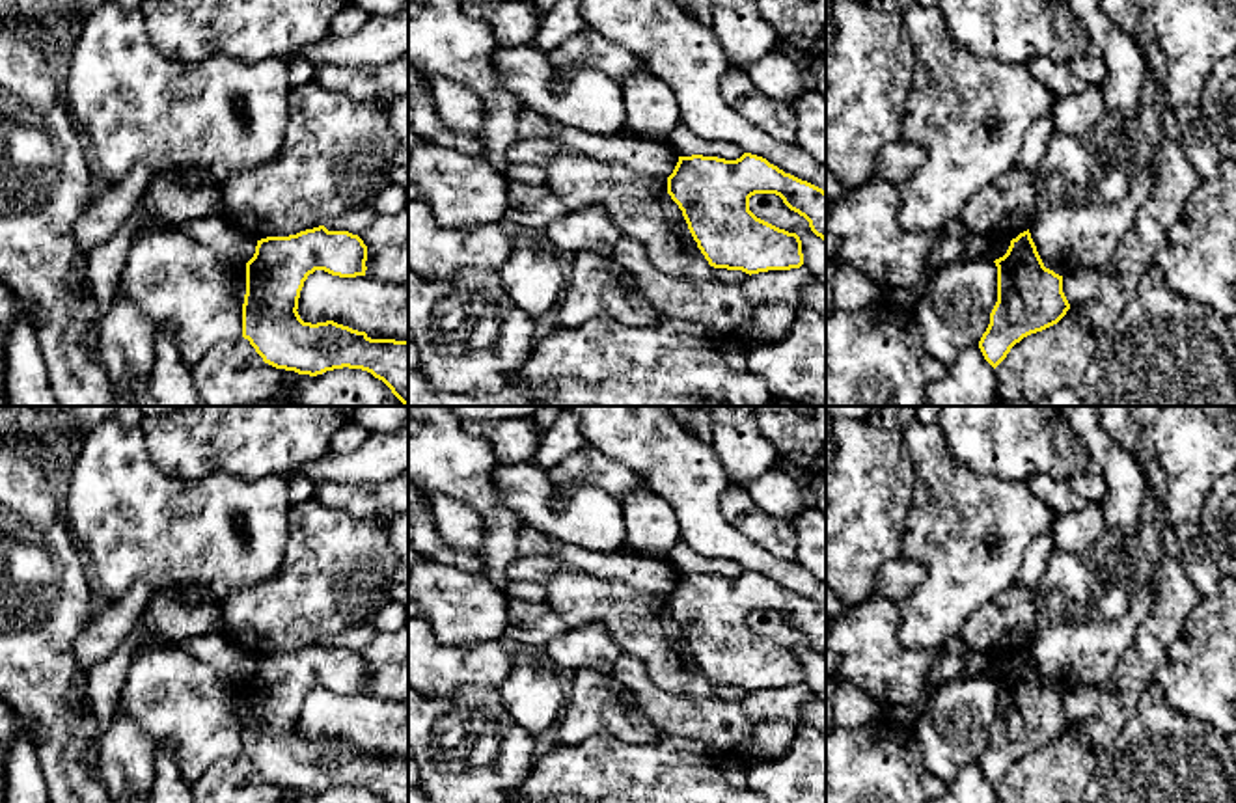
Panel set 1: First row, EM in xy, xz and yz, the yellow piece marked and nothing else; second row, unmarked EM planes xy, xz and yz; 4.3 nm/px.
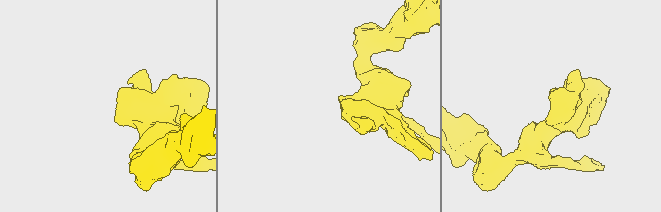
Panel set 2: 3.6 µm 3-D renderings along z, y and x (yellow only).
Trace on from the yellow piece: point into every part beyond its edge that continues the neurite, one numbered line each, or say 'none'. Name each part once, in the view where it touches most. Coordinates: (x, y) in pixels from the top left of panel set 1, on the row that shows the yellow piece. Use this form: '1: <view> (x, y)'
none

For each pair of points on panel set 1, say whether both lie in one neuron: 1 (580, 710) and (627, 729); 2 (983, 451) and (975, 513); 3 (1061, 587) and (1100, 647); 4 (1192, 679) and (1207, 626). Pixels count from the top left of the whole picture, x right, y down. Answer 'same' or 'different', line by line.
1: same
2: different
3: same
4: same

